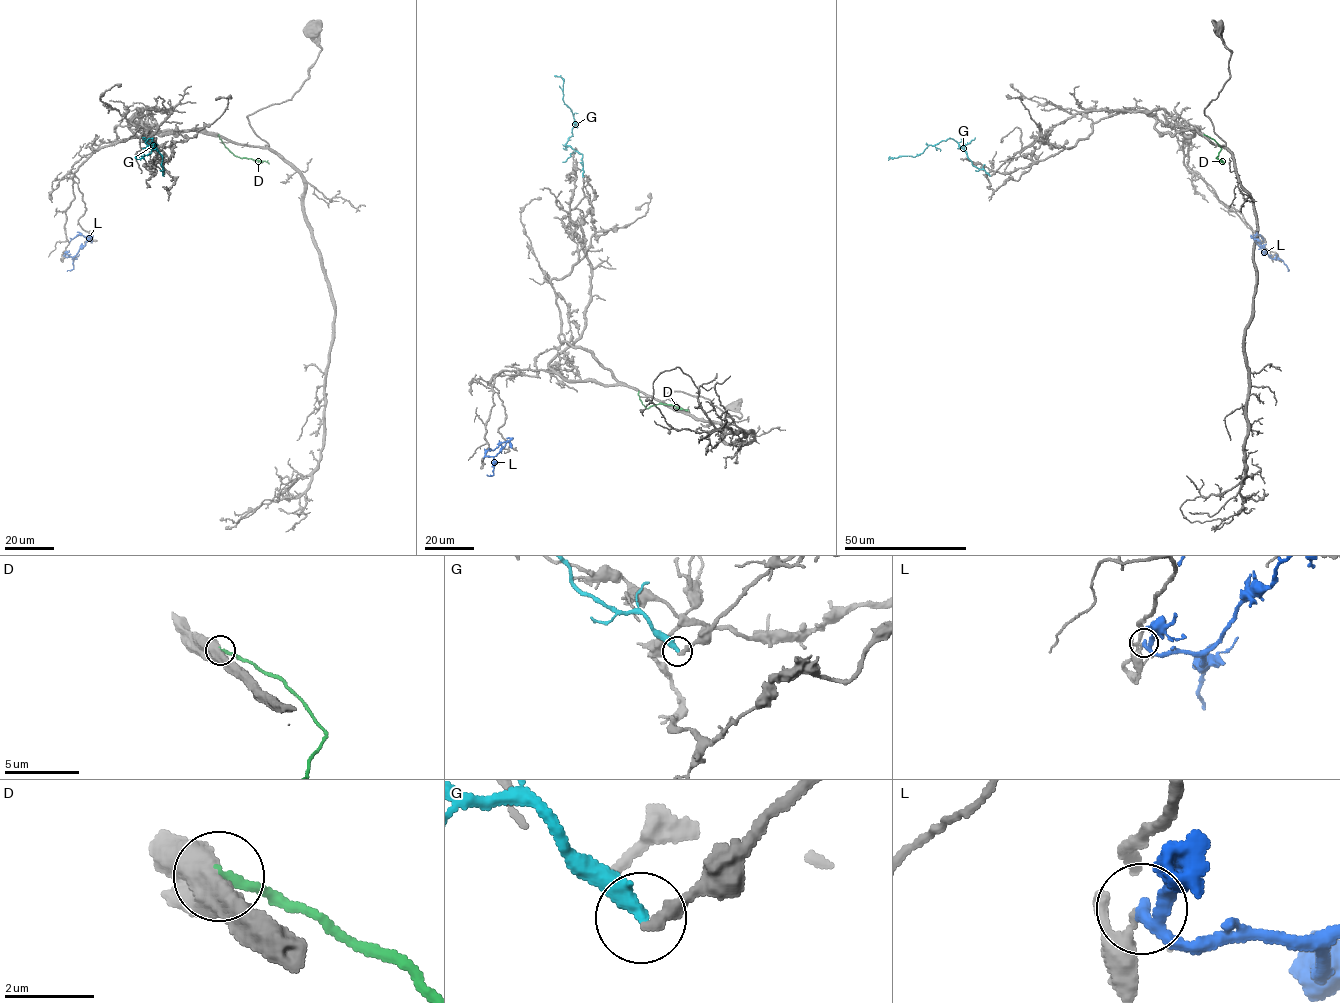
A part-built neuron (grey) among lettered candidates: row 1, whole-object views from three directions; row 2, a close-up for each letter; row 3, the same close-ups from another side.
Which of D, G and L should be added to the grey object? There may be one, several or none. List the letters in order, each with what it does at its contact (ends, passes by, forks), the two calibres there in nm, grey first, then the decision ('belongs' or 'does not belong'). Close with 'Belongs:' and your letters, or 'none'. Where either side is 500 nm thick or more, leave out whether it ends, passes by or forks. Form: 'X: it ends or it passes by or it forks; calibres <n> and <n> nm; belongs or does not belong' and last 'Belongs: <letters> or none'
D: calibres 600 and 240 nm; does not belong
G: it ends; calibres 260 and 400 nm; does not belong
L: it passes by; calibres 240 and 240 nm; does not belong
Belongs: none

